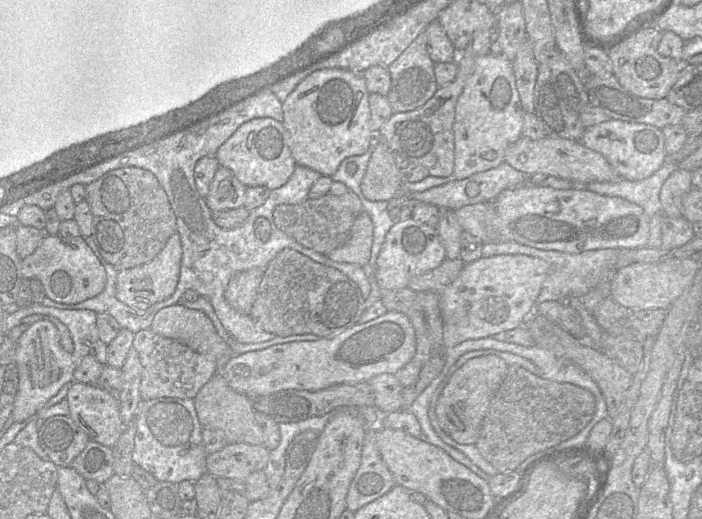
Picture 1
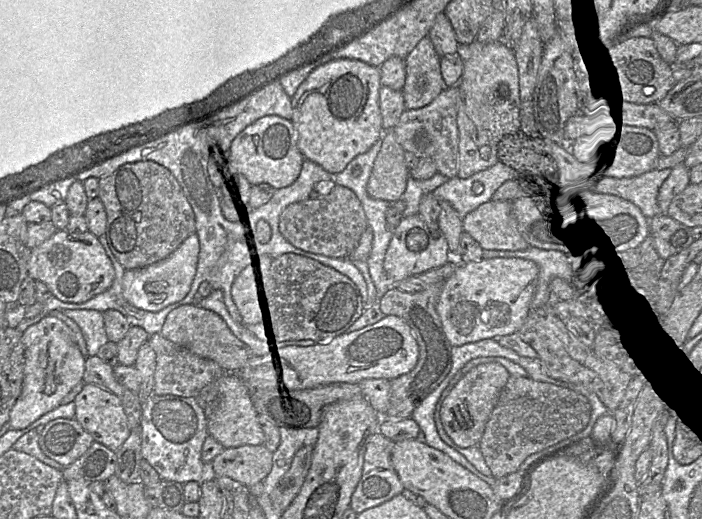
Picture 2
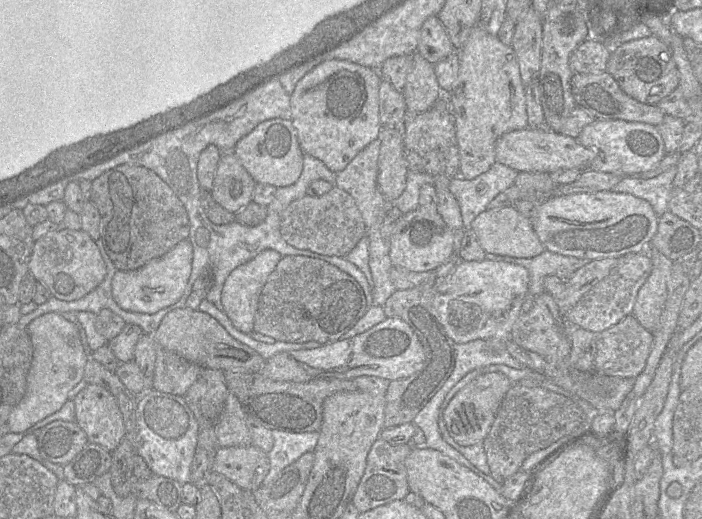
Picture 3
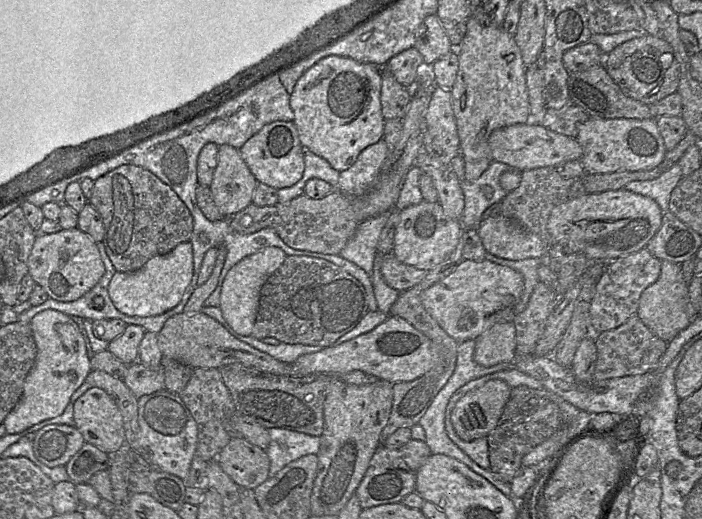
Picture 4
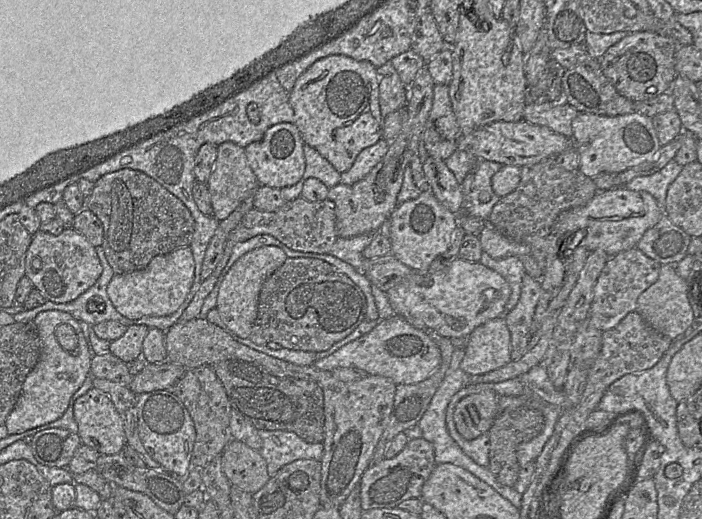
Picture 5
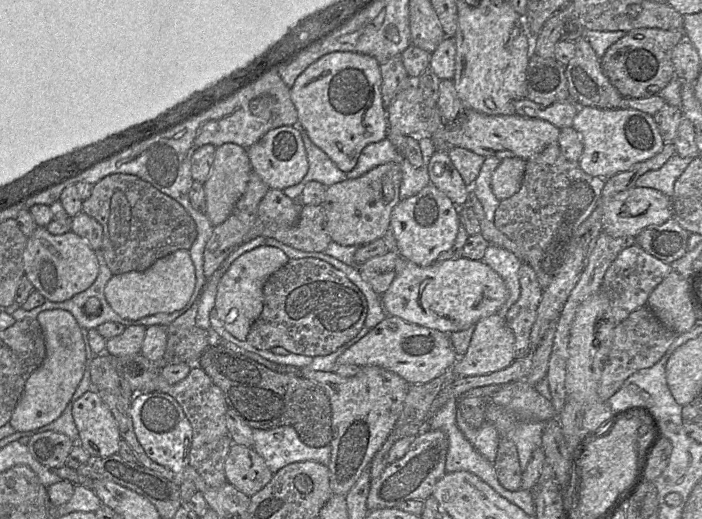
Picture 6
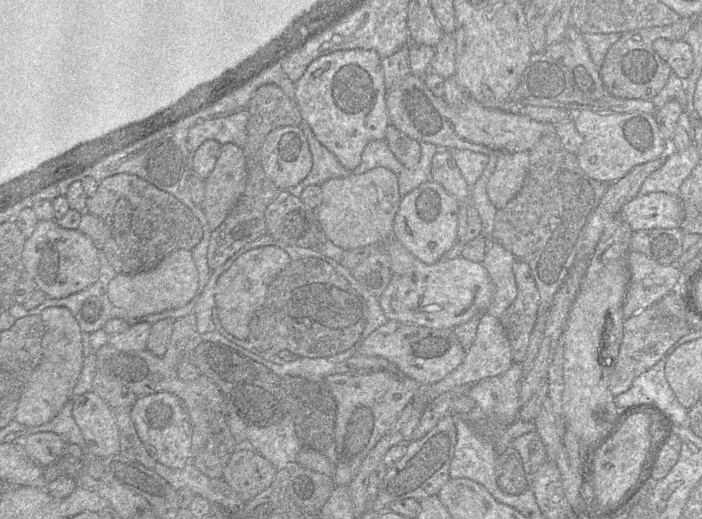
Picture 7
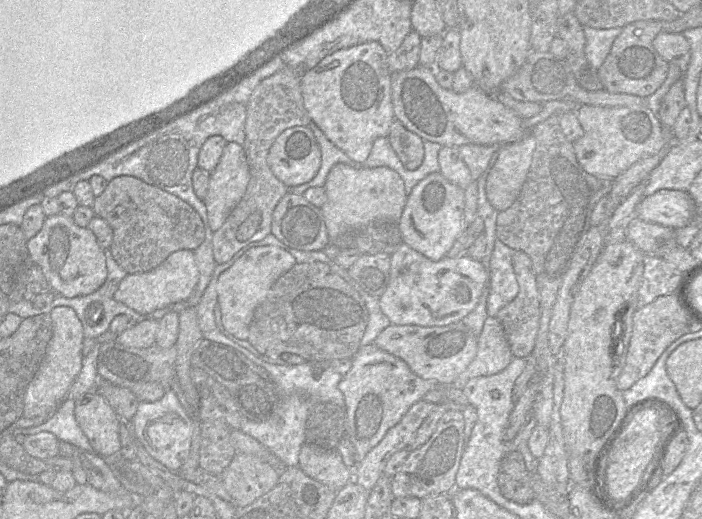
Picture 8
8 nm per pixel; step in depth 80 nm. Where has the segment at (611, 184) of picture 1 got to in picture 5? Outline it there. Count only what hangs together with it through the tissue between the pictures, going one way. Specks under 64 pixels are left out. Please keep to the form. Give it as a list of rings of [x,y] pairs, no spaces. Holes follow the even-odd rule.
[[[672,159],[661,170],[659,170],[653,174],[650,174],[650,175],[635,177],[630,182],[628,182],[625,185],[625,187],[629,190],[646,191],[649,194],[651,194],[655,198],[655,200],[657,201],[658,206],[661,209],[663,209],[663,214],[665,214],[664,208],[666,205],[666,196],[667,196],[668,188],[669,188],[670,184],[680,174],[682,169],[683,169],[683,166],[678,164],[675,159]]]

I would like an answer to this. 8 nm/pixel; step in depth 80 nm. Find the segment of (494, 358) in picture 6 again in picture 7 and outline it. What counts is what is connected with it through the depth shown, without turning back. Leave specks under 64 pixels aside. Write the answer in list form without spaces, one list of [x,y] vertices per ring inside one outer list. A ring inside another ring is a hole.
[[[483,313],[475,338],[466,352],[462,363],[445,378],[429,387],[429,401],[439,395],[458,388],[468,388],[485,378],[495,377],[506,372],[512,365],[511,347],[505,329],[500,320],[488,313]]]

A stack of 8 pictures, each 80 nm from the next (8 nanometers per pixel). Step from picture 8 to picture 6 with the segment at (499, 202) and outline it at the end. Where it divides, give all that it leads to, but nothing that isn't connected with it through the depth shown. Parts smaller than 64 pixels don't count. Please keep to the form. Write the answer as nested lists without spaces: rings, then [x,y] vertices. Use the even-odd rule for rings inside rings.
[[[504,158],[492,174],[491,189],[495,197],[505,200],[516,194],[522,184],[526,161],[518,158]]]

